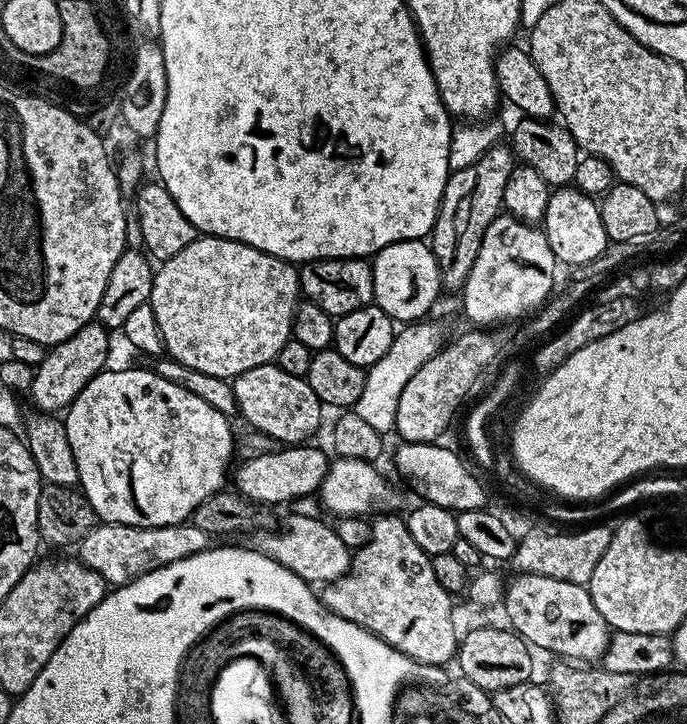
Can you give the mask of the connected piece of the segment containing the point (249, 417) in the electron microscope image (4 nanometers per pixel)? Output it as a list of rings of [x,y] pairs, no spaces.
[[[273,362],[254,366],[254,370],[246,370],[231,381],[239,415],[252,428],[257,428],[264,436],[272,440],[281,440],[284,446],[300,446],[320,428],[320,411],[322,405],[318,394],[310,390],[307,379],[303,376],[286,374]]]

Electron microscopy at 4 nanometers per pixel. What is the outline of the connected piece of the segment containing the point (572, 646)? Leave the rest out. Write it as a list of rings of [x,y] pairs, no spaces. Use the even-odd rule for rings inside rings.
[[[529,572],[513,577],[507,581],[502,597],[502,609],[513,632],[533,649],[569,656],[572,662],[596,662],[603,657],[610,629],[602,614],[598,614],[598,606],[594,606],[585,585]]]

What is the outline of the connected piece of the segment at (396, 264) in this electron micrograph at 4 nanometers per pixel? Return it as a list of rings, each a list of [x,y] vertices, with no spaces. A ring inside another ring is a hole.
[[[403,240],[386,246],[371,261],[374,274],[375,307],[381,308],[394,322],[420,322],[442,296],[440,267],[436,255],[424,240]]]

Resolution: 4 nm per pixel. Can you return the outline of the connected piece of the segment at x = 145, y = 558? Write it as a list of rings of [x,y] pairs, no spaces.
[[[100,522],[80,541],[78,558],[102,577],[105,585],[119,586],[134,582],[142,574],[158,570],[170,562],[178,562],[203,552],[209,544],[210,537],[191,522],[157,528]]]

